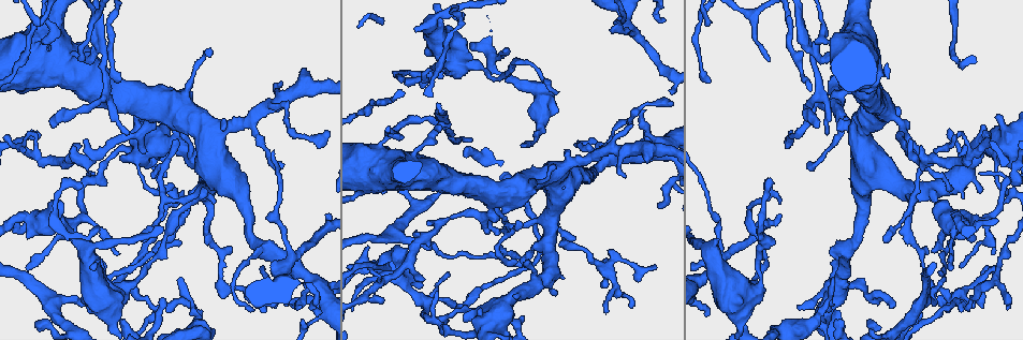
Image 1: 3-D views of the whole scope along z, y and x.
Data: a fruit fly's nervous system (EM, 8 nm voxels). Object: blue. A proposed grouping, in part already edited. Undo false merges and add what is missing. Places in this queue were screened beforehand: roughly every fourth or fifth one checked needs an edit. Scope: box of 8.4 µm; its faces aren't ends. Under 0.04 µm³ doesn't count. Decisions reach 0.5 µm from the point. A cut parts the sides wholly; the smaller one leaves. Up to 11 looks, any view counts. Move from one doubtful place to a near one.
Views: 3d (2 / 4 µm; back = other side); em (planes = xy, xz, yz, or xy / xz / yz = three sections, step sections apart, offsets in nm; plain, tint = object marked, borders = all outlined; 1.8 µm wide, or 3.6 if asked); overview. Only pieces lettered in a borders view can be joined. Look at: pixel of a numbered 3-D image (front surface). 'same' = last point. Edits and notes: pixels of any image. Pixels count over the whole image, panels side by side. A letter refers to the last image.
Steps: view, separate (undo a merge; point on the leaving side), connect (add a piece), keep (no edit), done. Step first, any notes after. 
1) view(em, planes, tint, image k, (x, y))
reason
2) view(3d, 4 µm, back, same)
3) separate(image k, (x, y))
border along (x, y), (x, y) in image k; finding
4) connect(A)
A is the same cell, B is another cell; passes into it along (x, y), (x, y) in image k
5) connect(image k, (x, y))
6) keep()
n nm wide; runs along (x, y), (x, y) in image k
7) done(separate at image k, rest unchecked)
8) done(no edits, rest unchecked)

view(3d, 2 µm, image 1, (948, 269))
branch stops here

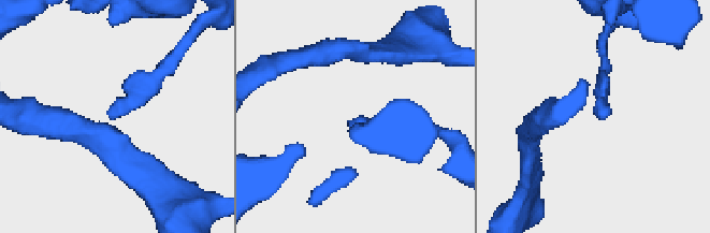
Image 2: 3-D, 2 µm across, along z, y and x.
view(em, xz, step 16, borders, image 2, (110, 117))

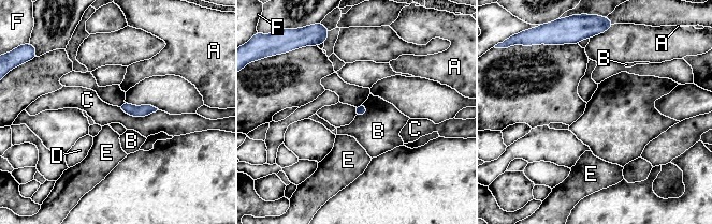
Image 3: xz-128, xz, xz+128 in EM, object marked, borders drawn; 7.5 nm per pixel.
keep()
A, B, C, D, E and F are other cells; border along (367, 107), (364, 114), (356, 116) in image 3; no lettered piece goes on from it

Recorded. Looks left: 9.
view(em, xy, step 8, tint, image 1, (549, 224))
two arms at a narrow angle

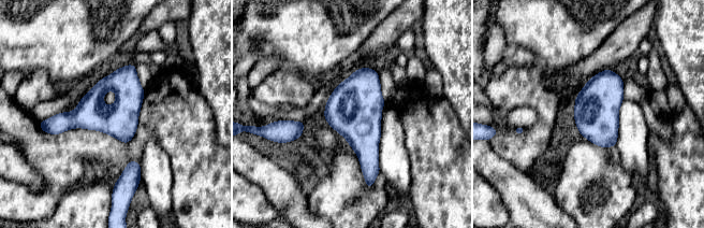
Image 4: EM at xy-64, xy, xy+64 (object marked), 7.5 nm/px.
view(em, xz, step 16, borders, same)

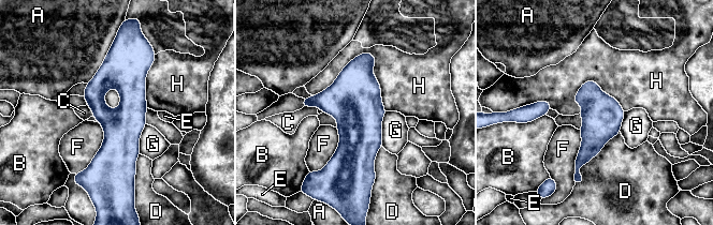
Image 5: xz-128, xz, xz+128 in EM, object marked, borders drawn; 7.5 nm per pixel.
keep()
H touches over 550 nm; A, B, C, D, E, F, G and H are other cells; runs along (120, 51), (128, 120), (110, 176) in image 5; continuous, no second neuron

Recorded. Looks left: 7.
view(em, planes, borders, image 1, (825, 318))
sharp bend

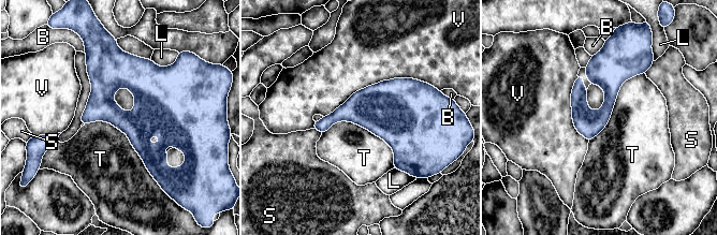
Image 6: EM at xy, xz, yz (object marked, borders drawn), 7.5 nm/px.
keep()
B, L, S, T and V are other cells; border along (322, 132), (354, 122), (394, 167) in image 6; all the same neuron

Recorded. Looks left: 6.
view(em, xy, step 8, tint, image 1, (1009, 160))
small branch off a trunk

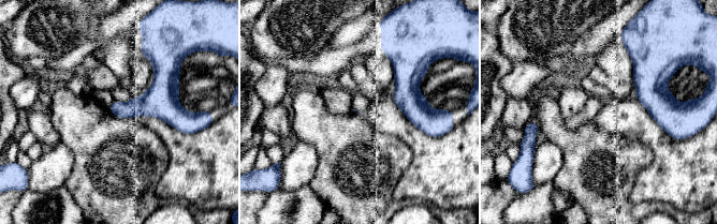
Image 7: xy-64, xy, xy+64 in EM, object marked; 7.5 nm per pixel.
view(em, xy, step 8, borders, same)
what lies round it

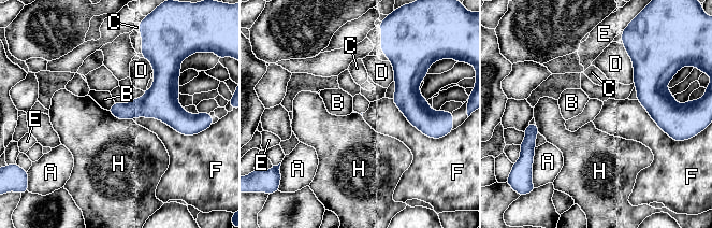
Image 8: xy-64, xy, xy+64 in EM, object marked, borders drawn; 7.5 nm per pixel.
separate(image 8, (133, 101))
A, B, C, D, E, F and H are other cells; a second neuron is stuck on

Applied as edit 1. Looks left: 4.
done(separate at image 8, rest unchecked)

